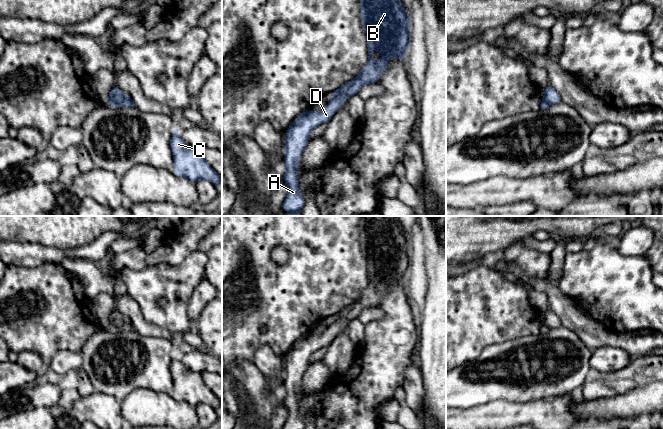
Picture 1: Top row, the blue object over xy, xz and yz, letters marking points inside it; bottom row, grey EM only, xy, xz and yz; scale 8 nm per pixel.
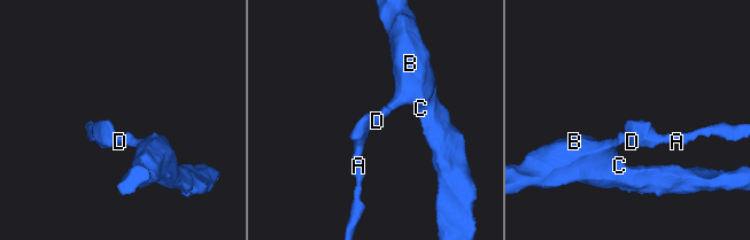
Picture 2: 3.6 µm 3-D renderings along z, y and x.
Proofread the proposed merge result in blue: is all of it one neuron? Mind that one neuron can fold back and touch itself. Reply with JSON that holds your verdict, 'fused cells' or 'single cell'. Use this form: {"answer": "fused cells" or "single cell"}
{"answer": "fused cells"}

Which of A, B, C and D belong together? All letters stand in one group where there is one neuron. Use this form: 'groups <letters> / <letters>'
groups A D / B C

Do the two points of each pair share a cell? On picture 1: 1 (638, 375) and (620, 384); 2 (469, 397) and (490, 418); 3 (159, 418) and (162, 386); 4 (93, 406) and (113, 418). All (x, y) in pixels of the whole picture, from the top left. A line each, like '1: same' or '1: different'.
1: different
2: different
3: different
4: same

